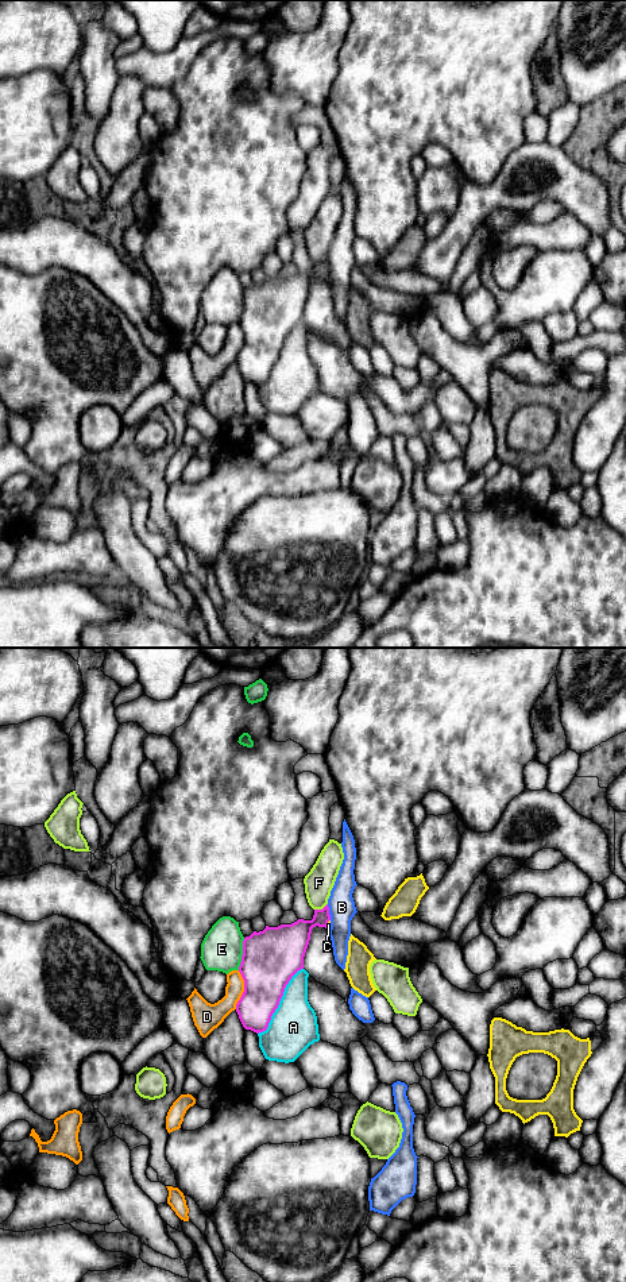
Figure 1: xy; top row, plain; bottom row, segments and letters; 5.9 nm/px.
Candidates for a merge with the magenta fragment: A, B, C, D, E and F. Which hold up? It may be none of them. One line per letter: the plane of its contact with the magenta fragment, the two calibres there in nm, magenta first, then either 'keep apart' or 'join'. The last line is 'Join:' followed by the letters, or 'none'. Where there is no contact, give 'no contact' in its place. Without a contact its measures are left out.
A: contact in xy; calibres 320 and 280 nm; keep apart
B: contact in xy; calibres 170 and 160 nm; keep apart
C: contact in xy; calibres 200 and 20 nm; keep apart
D: contact in xy; calibres 340 and 140 nm; keep apart
E: contact in xy; calibres 340 and 260 nm; keep apart
F: contact in xy; calibres 200 and 170 nm; keep apart
Join: none

